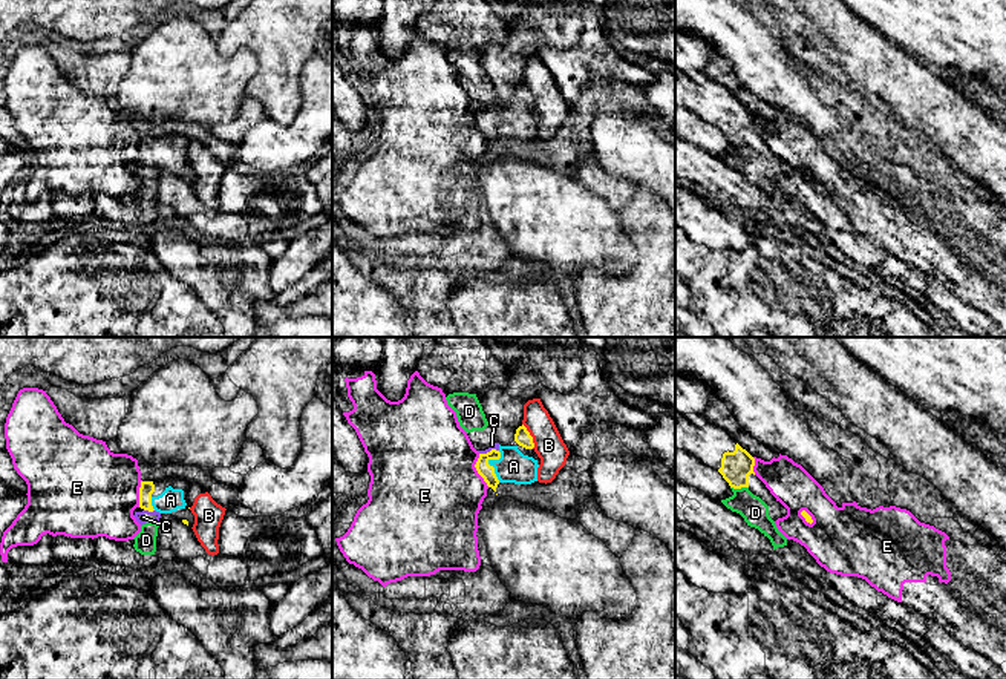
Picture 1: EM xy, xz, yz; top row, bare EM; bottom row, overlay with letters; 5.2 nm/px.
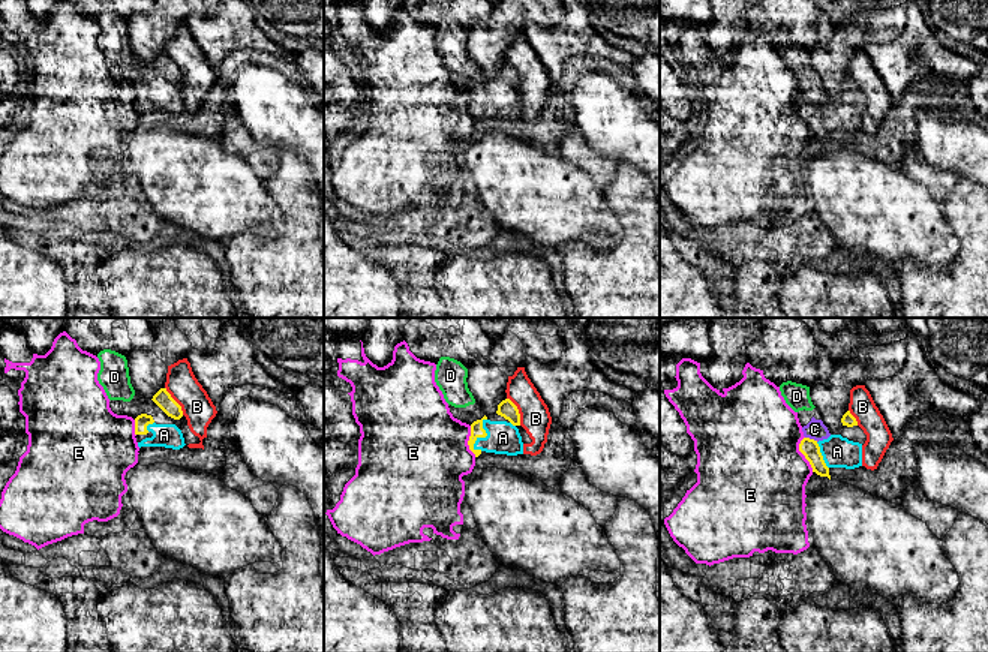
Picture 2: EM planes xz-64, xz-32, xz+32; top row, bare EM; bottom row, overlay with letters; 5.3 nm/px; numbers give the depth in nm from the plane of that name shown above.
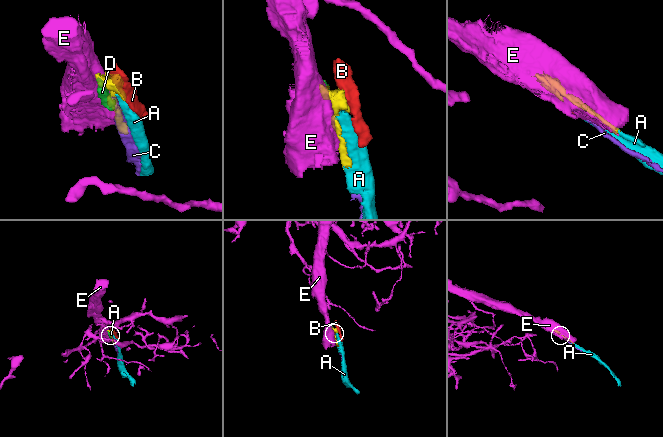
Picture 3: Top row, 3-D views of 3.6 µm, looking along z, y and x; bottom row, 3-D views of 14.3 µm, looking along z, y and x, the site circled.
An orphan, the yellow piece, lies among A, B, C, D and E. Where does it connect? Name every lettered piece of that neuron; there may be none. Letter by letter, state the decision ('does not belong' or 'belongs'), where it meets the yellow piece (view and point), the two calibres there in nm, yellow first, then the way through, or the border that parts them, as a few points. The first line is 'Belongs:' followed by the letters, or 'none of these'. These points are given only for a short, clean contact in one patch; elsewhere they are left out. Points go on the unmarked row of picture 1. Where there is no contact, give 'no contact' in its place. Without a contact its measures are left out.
Belongs: A
A: belongs; meets yellow in xz at (487, 120); 80 nm thick on the yellow side, 170 nm on the other
B: does not belong; meets yellow in xz at (530, 92); 90 nm thick on the yellow side, 160 nm on the other
C: does not belong; meets yellow in xy at (149, 167); 80 nm thick on the yellow side, 70 nm on the other; border along xy (144, 166), (153, 167)
D: does not belong; meets yellow in yz at (740, 144); 160 nm thick on the yellow side, 140 nm on the other; border along yz (731, 143), (747, 144)
E: does not belong; meets yellow in xz at (476, 126); 80 nm thick on the yellow side, 500 nm on the other

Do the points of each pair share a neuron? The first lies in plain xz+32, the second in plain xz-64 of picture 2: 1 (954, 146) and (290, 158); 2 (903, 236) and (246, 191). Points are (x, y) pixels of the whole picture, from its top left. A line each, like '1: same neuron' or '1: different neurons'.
1: different neurons
2: same neuron

